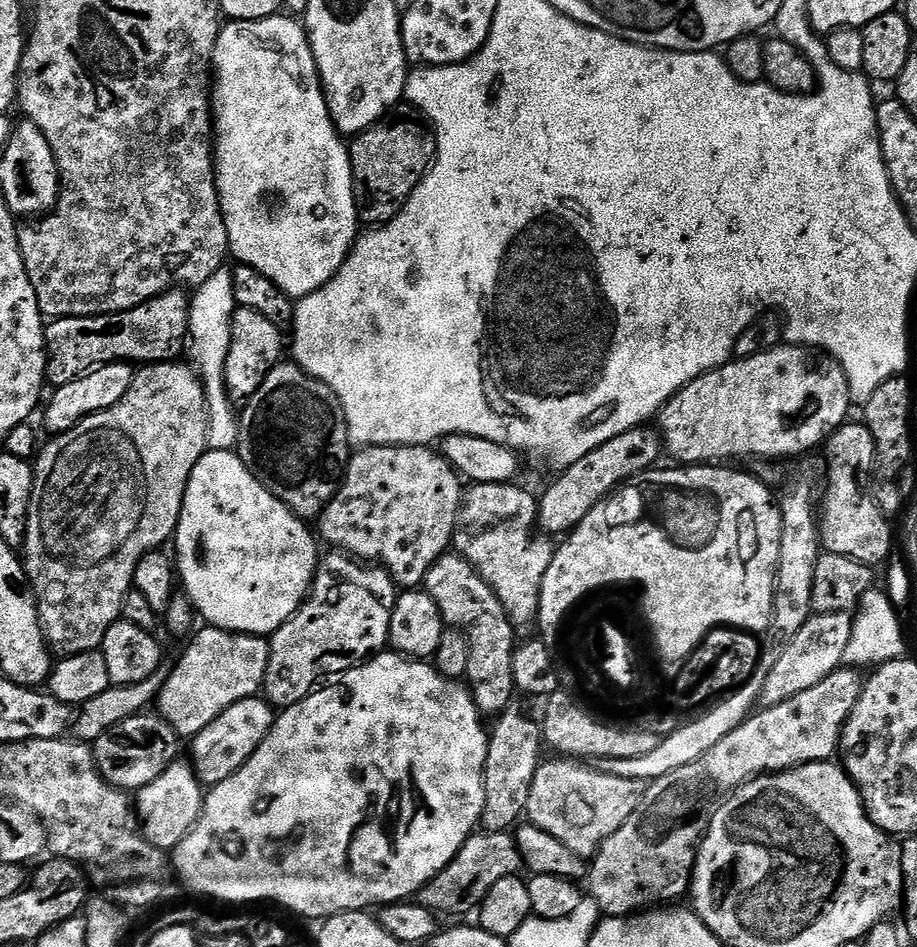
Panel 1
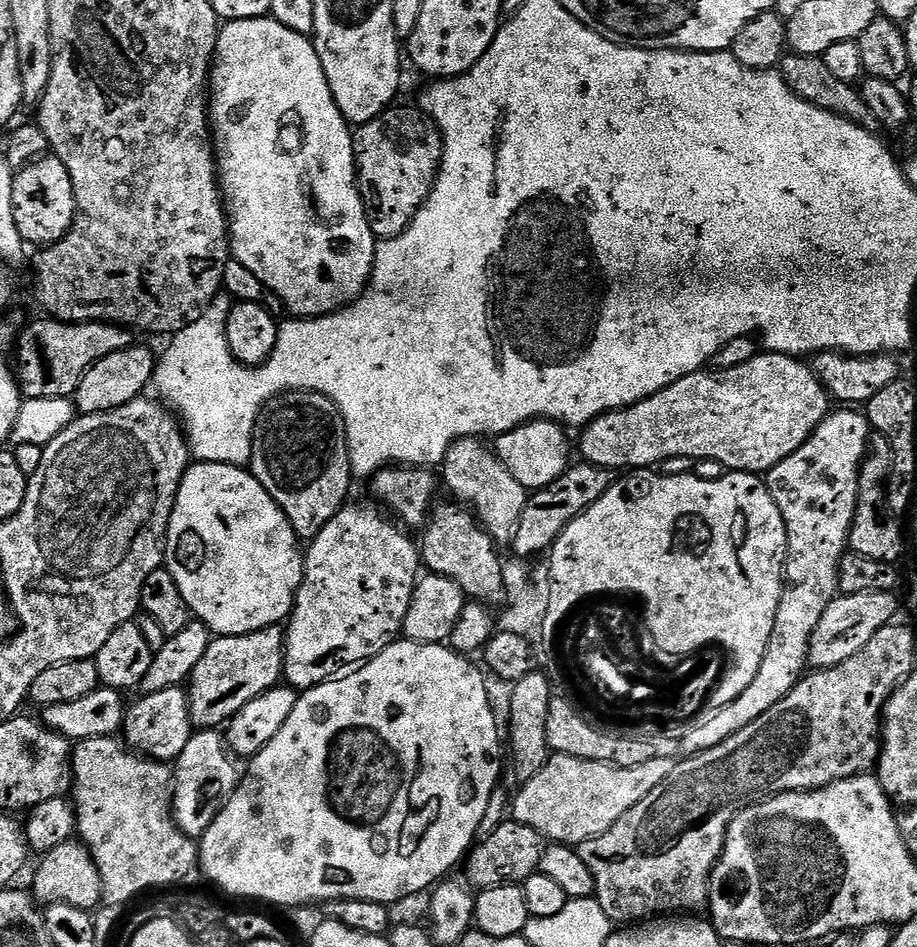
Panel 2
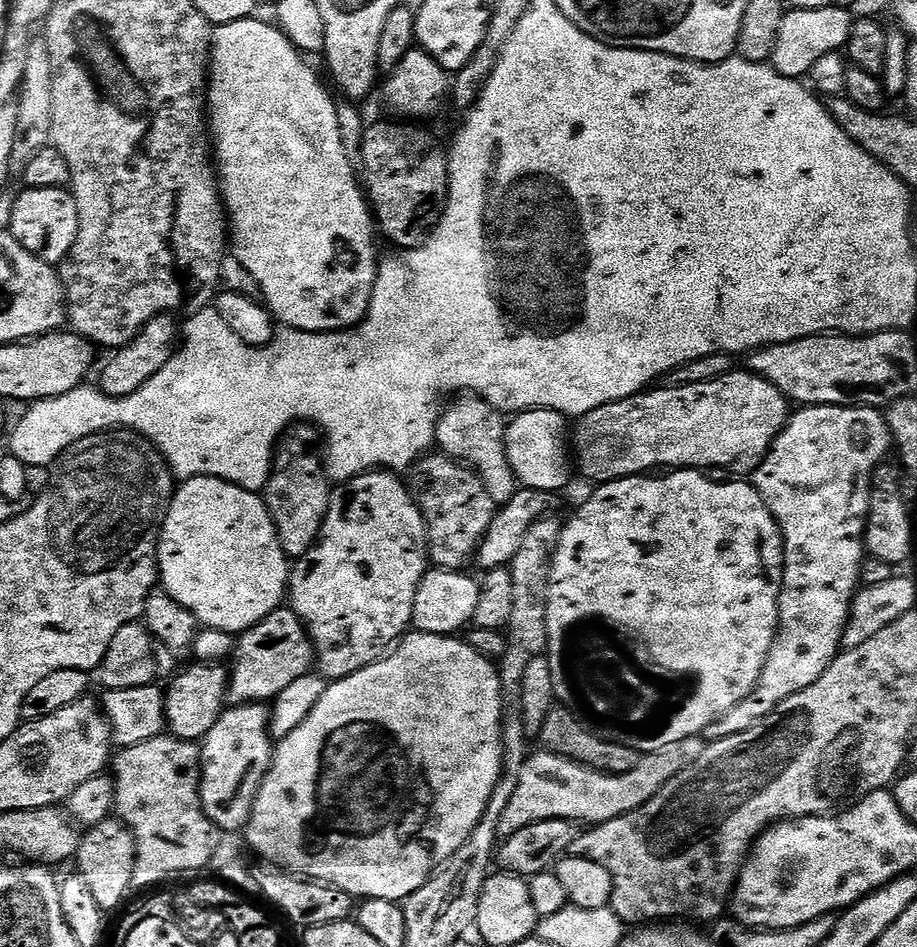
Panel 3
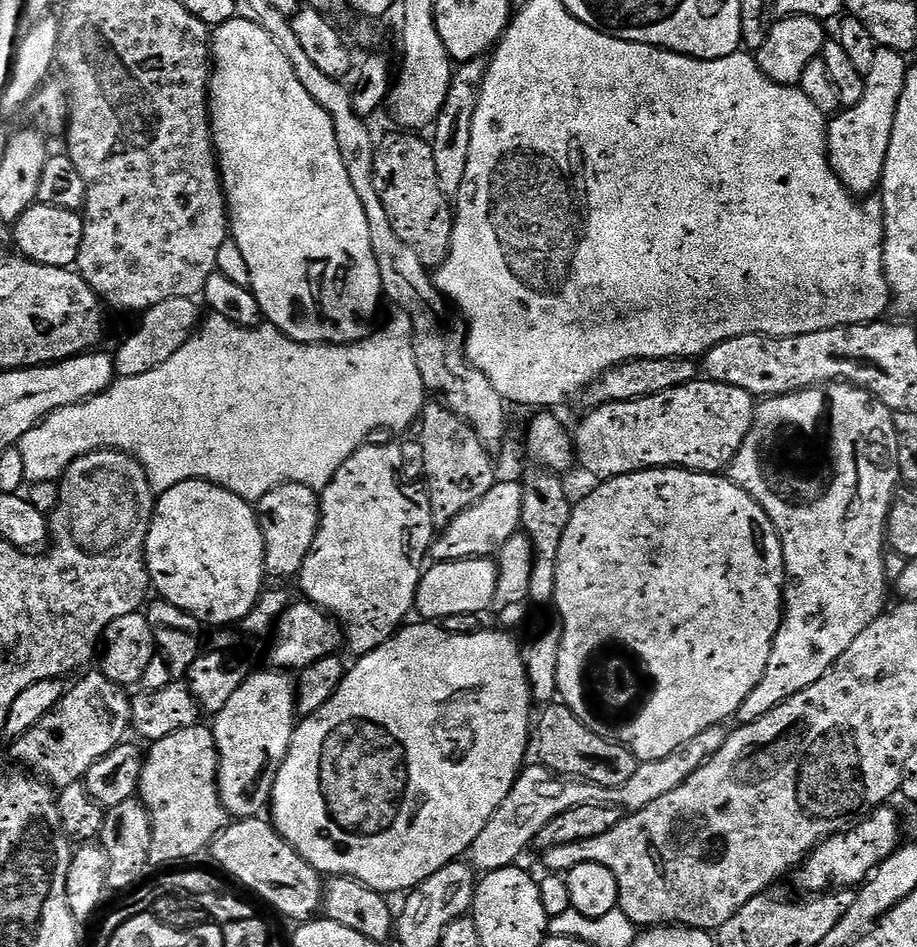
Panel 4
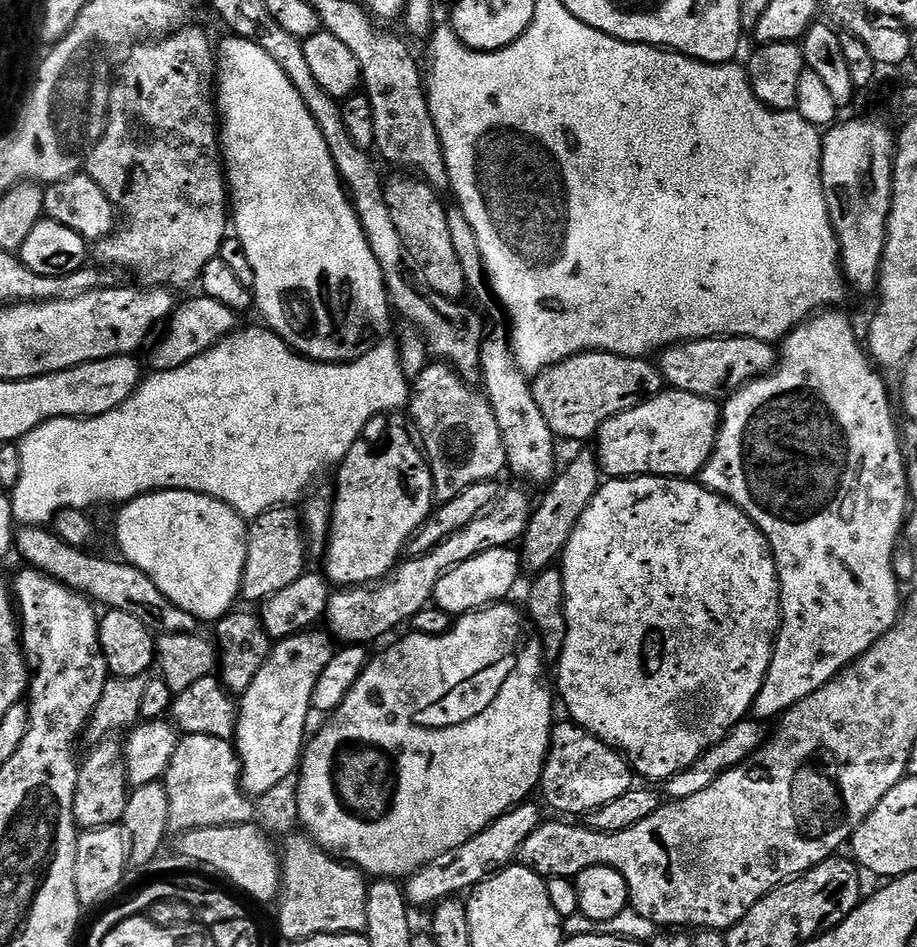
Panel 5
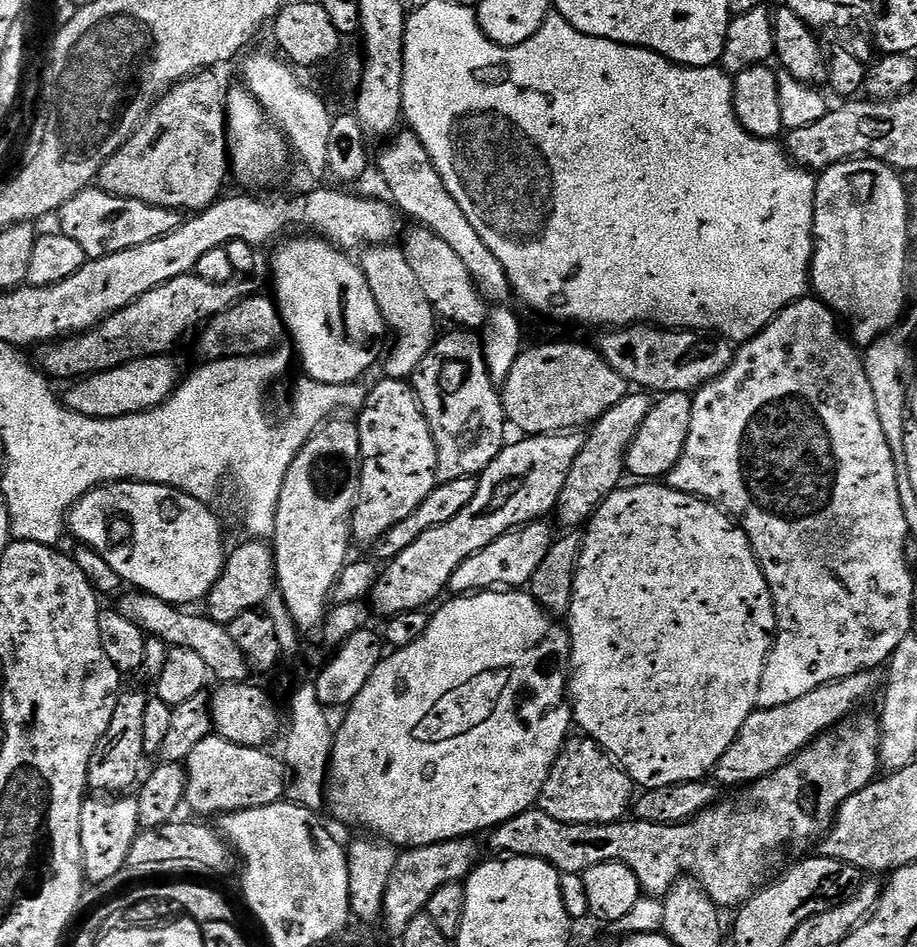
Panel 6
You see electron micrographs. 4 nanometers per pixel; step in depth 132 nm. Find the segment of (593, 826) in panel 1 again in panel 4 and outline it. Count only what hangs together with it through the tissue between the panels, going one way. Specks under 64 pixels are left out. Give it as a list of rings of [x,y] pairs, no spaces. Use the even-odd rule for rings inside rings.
[[[715,724],[698,738],[690,738],[686,746],[674,750],[674,754],[666,754],[666,758],[646,760],[637,763],[634,775],[622,786],[603,788],[597,784],[590,784],[587,780],[574,780],[570,776],[558,776],[539,762],[529,763],[520,769],[520,777],[514,782],[510,794],[506,794],[506,802],[494,810],[494,818],[486,822],[482,834],[474,838],[474,842],[467,850],[466,856],[477,873],[487,874],[494,870],[511,868],[516,860],[529,847],[533,847],[538,830],[550,822],[550,818],[558,818],[558,814],[566,814],[566,810],[574,810],[574,806],[602,806],[613,804],[615,808],[624,809],[625,813],[637,812],[650,802],[662,798],[662,794],[670,794],[670,790],[678,790],[694,770],[698,770],[726,742],[729,729],[724,724]]]

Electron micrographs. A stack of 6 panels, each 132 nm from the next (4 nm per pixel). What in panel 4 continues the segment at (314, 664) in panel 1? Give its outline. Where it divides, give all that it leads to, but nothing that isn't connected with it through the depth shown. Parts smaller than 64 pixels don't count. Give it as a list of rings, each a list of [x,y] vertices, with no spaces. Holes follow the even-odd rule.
[[[376,442],[365,443],[349,460],[342,462],[342,470],[319,493],[320,529],[298,577],[303,599],[336,617],[346,629],[346,648],[356,658],[378,650],[409,619],[407,616],[413,615],[416,591],[426,568],[424,559],[429,559],[434,539],[427,491],[407,492],[399,472],[404,464],[403,454],[392,444],[372,443]]]

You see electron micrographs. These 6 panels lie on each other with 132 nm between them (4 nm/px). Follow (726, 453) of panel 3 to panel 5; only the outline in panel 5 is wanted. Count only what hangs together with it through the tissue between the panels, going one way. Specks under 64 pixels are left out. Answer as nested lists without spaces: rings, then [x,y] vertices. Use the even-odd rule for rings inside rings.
[[[665,390],[636,408],[610,417],[594,437],[594,451],[600,461],[601,473],[608,478],[699,477],[716,445],[721,411],[721,405],[715,399]]]

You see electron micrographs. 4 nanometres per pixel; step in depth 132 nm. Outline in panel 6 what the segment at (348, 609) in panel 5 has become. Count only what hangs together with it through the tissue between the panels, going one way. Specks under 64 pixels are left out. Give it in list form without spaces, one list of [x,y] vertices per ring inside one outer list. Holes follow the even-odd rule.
[[[569,430],[546,436],[524,436],[517,444],[505,443],[498,458],[494,458],[494,462],[490,462],[485,472],[480,473],[478,494],[470,498],[470,503],[454,518],[450,518],[450,522],[442,522],[442,526],[426,530],[422,538],[417,538],[410,546],[406,546],[406,550],[402,550],[402,554],[398,554],[383,565],[381,574],[370,591],[370,607],[373,613],[380,615],[381,612],[384,618],[391,618],[403,612],[427,609],[427,604],[431,600],[439,601],[445,595],[454,570],[458,570],[458,566],[462,566],[466,558],[478,554],[478,550],[490,546],[490,542],[502,538],[502,534],[547,517],[544,515],[547,512],[549,515],[555,509],[562,494],[562,486],[566,486],[566,474],[570,474],[570,466],[574,466],[574,458],[578,458],[584,445],[584,438],[583,431]]]

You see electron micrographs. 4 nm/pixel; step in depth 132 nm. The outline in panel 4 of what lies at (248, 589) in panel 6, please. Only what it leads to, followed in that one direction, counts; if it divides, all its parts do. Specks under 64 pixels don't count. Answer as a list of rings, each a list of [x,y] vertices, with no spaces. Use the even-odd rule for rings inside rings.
[[[283,484],[272,488],[260,500],[255,501],[256,517],[264,539],[264,570],[269,577],[277,576],[280,580],[299,577],[302,562],[306,562],[306,554],[310,554],[310,546],[314,546],[314,538],[320,529],[320,498],[315,488],[307,488],[301,484]]]

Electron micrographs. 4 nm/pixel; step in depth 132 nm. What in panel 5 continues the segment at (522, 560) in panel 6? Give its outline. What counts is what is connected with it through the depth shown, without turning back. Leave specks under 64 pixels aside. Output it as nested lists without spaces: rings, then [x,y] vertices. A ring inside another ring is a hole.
[[[515,547],[486,550],[442,574],[432,599],[435,607],[448,612],[453,618],[459,618],[467,612],[477,612],[479,608],[503,601],[507,597],[504,595],[515,586],[519,576],[522,576],[522,565],[520,553]]]

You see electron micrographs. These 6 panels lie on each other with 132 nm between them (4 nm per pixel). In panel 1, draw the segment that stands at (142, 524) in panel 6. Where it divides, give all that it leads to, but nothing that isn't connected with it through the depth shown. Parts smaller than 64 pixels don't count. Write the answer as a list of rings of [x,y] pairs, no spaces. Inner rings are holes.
[[[209,450],[202,458],[198,458],[198,466],[194,466],[194,474],[190,474],[190,482],[186,486],[186,498],[182,506],[180,521],[176,527],[174,545],[174,563],[178,573],[179,583],[189,600],[192,601],[195,611],[201,617],[204,616],[209,625],[214,628],[221,628],[227,632],[242,632],[254,636],[267,637],[269,634],[278,631],[308,599],[316,580],[316,570],[322,559],[322,552],[316,549],[317,537],[314,535],[307,523],[300,517],[294,515],[290,509],[280,501],[274,493],[257,478],[252,471],[244,465],[242,458],[235,451],[218,452]]]

